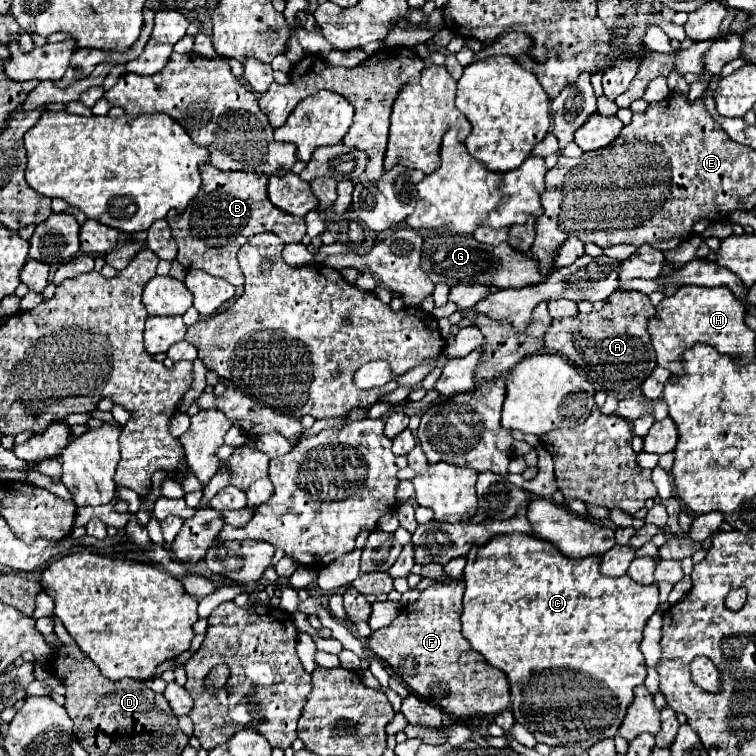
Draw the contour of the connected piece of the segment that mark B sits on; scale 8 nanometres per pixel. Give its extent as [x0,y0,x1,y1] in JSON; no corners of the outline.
[168,164,306,286]

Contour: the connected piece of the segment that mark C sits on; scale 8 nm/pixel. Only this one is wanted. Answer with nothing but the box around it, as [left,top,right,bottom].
[462,534,658,750]

